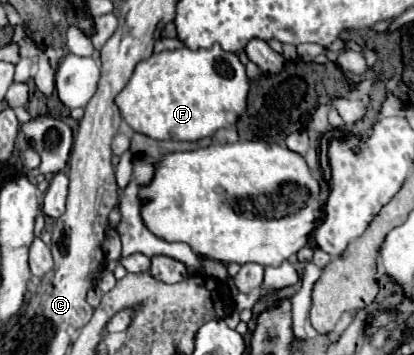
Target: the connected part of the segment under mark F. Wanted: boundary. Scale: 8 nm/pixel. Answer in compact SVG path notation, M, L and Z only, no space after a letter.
M214 43L210 49L162 51L140 61L134 69L132 79L116 97L116 105L120 107L124 121L138 133L144 133L152 139L198 141L204 137L212 137L218 129L236 125L240 115L246 111L248 89L250 83L246 77L246 69L240 63L238 55L222 51L222 47Z

